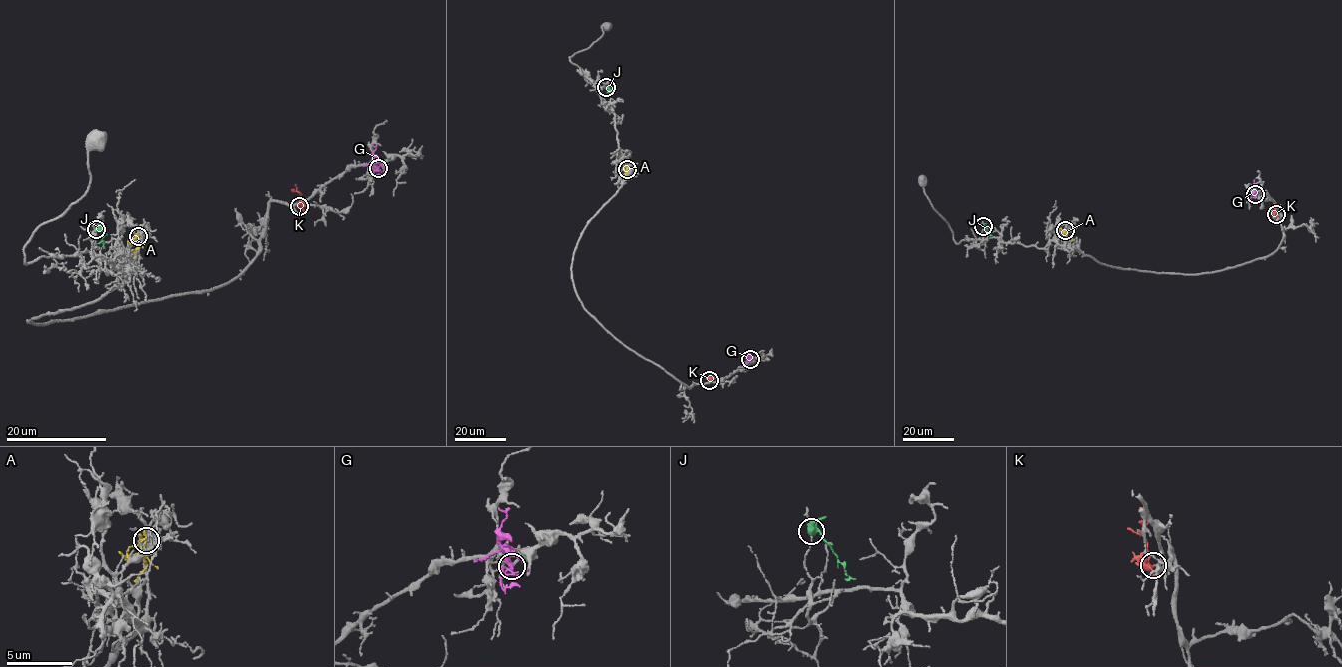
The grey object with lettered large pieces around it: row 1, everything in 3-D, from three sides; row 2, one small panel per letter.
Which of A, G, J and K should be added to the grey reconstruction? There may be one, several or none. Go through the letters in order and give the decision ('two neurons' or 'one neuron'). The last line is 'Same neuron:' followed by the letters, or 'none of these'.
A: two neurons
G: two neurons
J: two neurons
K: one neuron
Same neuron: K

